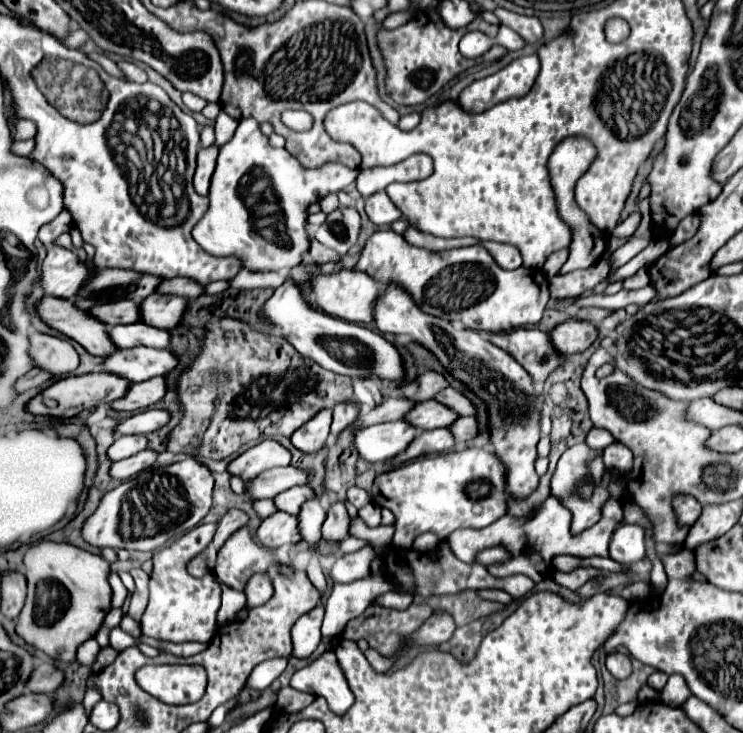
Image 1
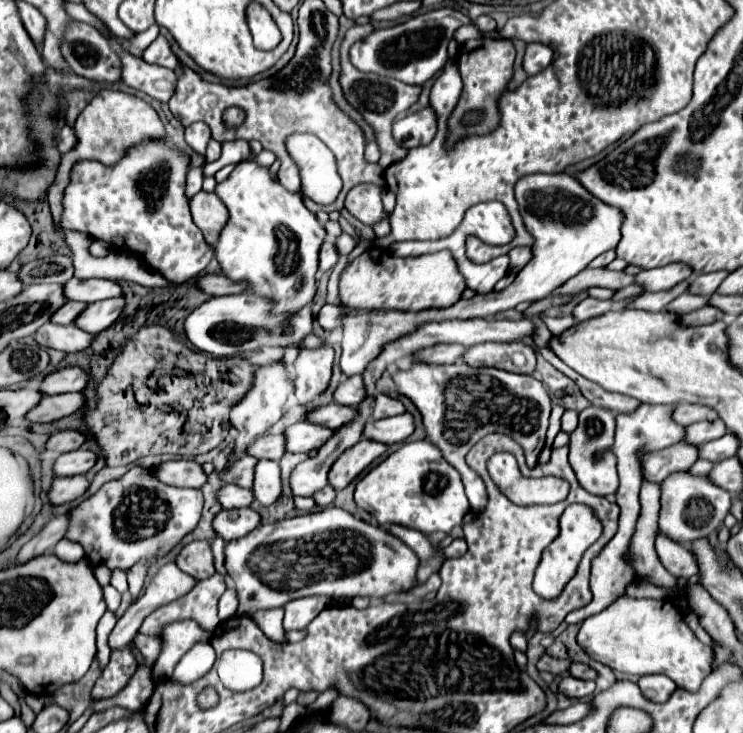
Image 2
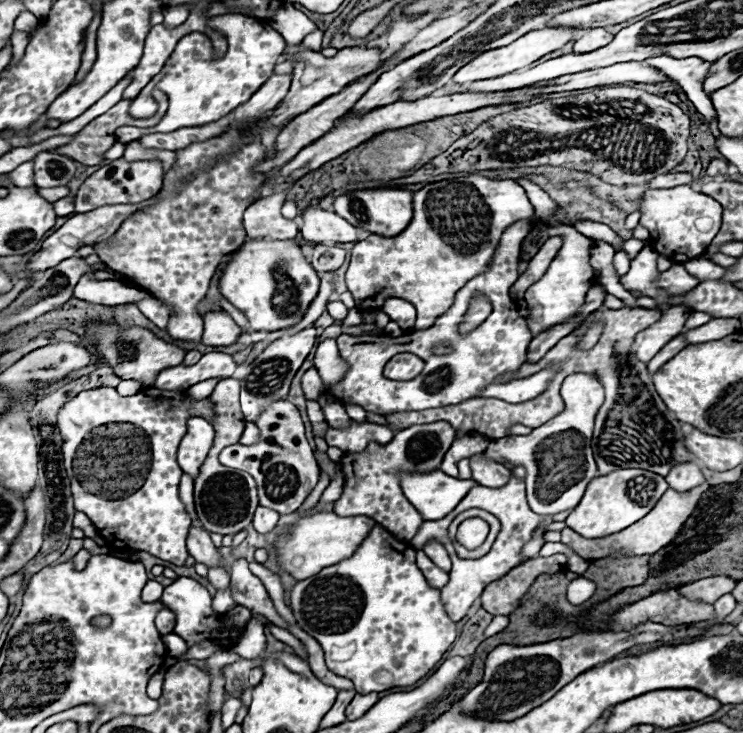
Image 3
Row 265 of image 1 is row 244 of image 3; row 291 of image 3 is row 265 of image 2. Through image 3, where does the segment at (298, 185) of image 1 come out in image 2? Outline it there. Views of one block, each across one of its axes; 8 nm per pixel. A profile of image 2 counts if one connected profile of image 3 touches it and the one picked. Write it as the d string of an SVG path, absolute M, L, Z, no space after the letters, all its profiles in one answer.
M256 162L236 164L232 174L224 182L216 184L214 192L222 198L222 202L226 204L226 208L230 212L230 220L224 226L220 238L214 246L222 272L230 280L250 282L250 288L256 294L276 300L274 312L294 312L294 310L310 304L316 294L314 274L318 270L318 254L320 254L320 248L322 248L322 242L326 236L324 226L318 222L316 214L310 212L302 204L300 196L290 194L280 184L280 180L276 176L272 176L270 166L260 166Z

